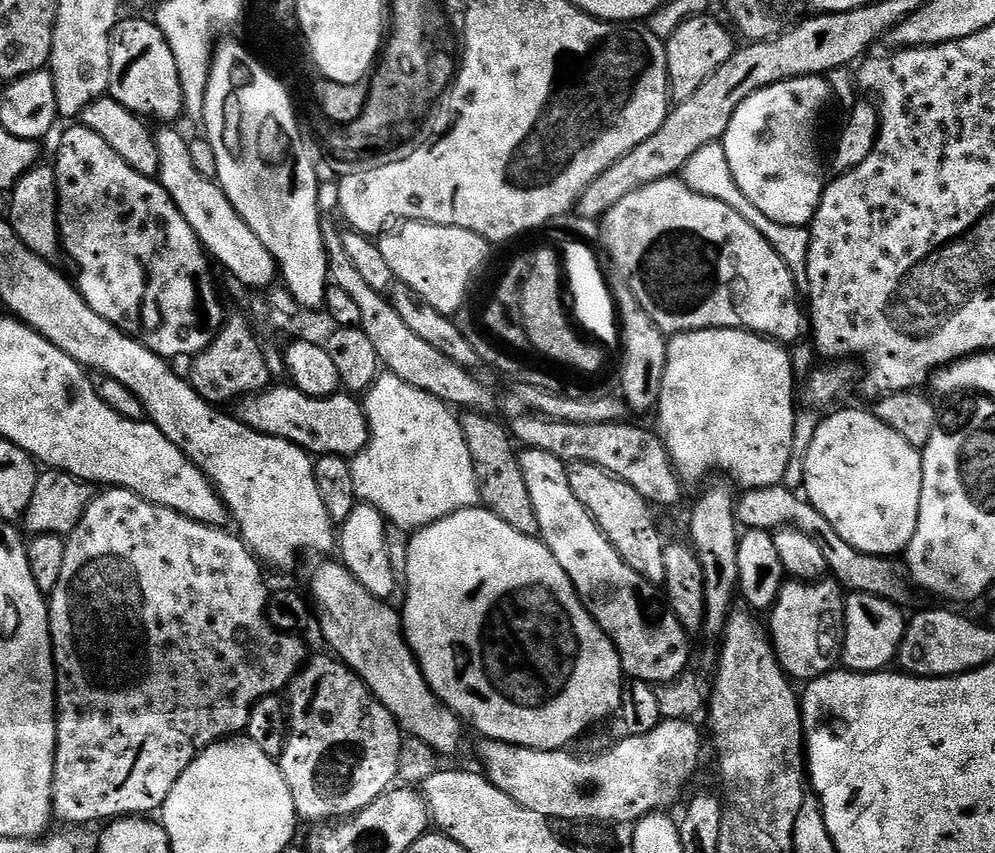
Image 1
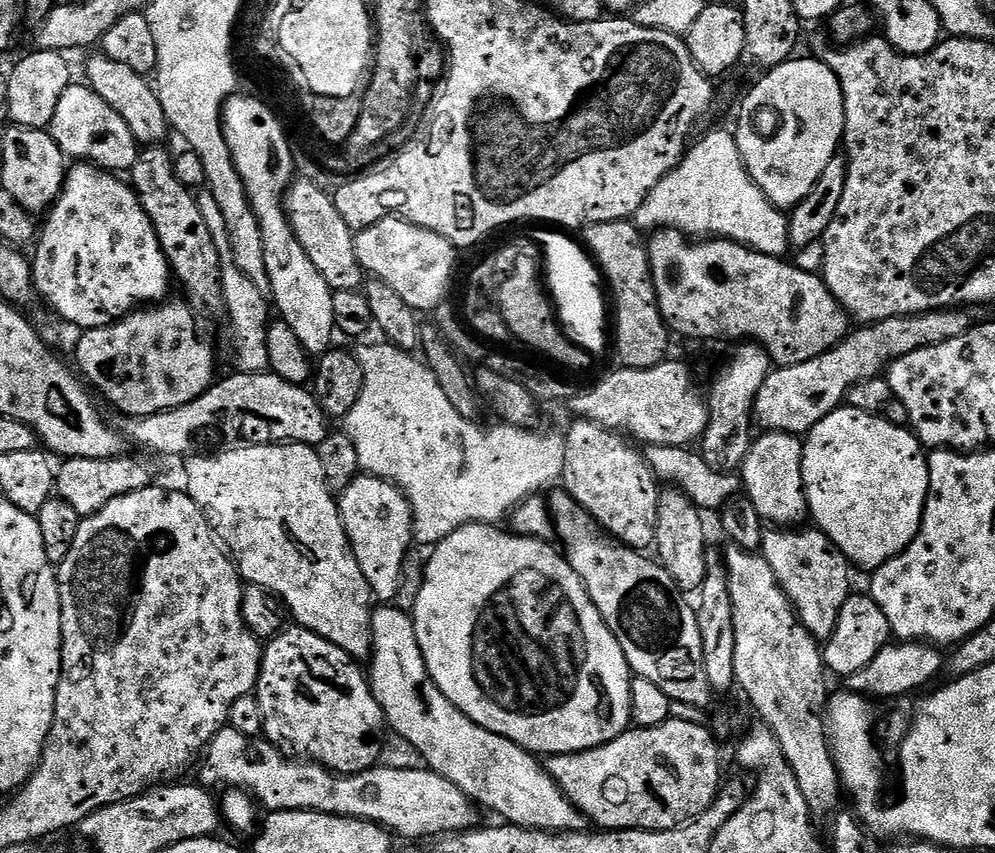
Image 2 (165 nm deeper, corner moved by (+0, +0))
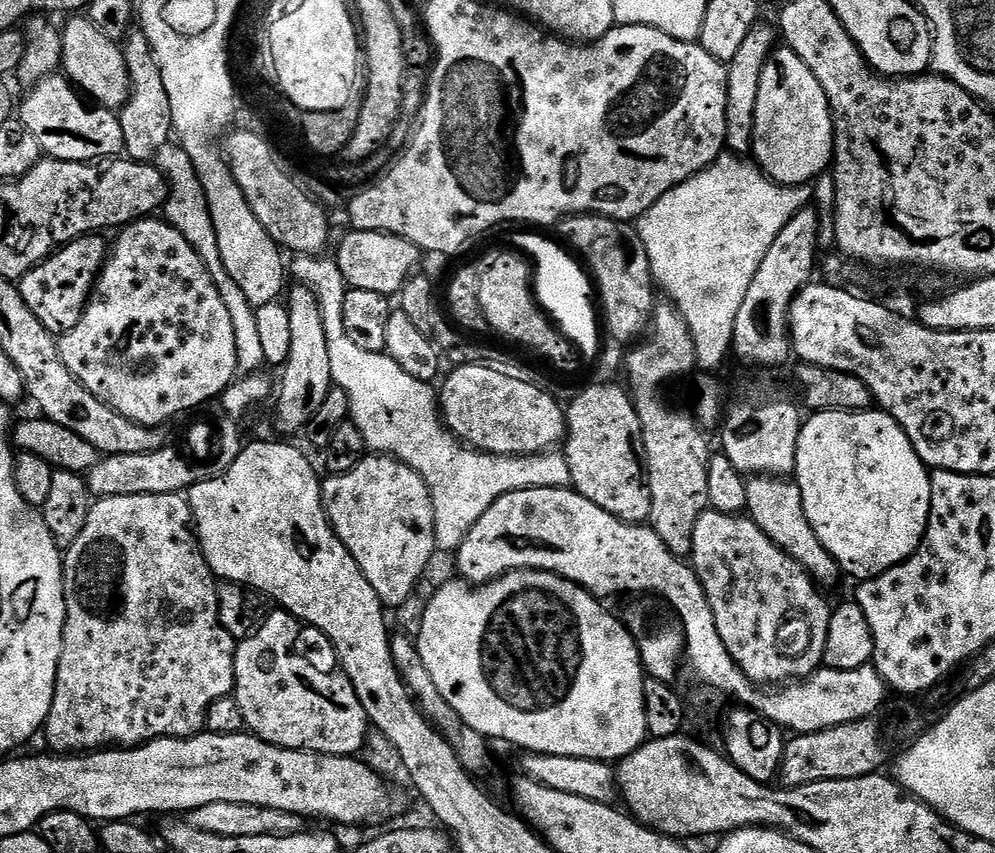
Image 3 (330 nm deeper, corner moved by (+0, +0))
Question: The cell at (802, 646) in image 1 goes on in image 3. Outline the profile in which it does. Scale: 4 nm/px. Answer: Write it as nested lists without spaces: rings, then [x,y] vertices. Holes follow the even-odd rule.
[[[753,475],[746,486],[746,498],[747,515],[752,517],[758,530],[762,530],[762,534],[766,534],[766,538],[770,538],[770,542],[774,542],[783,552],[790,554],[790,558],[794,558],[798,566],[805,568],[821,589],[829,590],[828,588],[834,587],[842,580],[838,562],[832,557],[830,550],[826,550],[826,546],[818,542],[814,526],[810,526],[806,518],[806,510],[802,506],[802,490],[797,486],[795,479]]]

